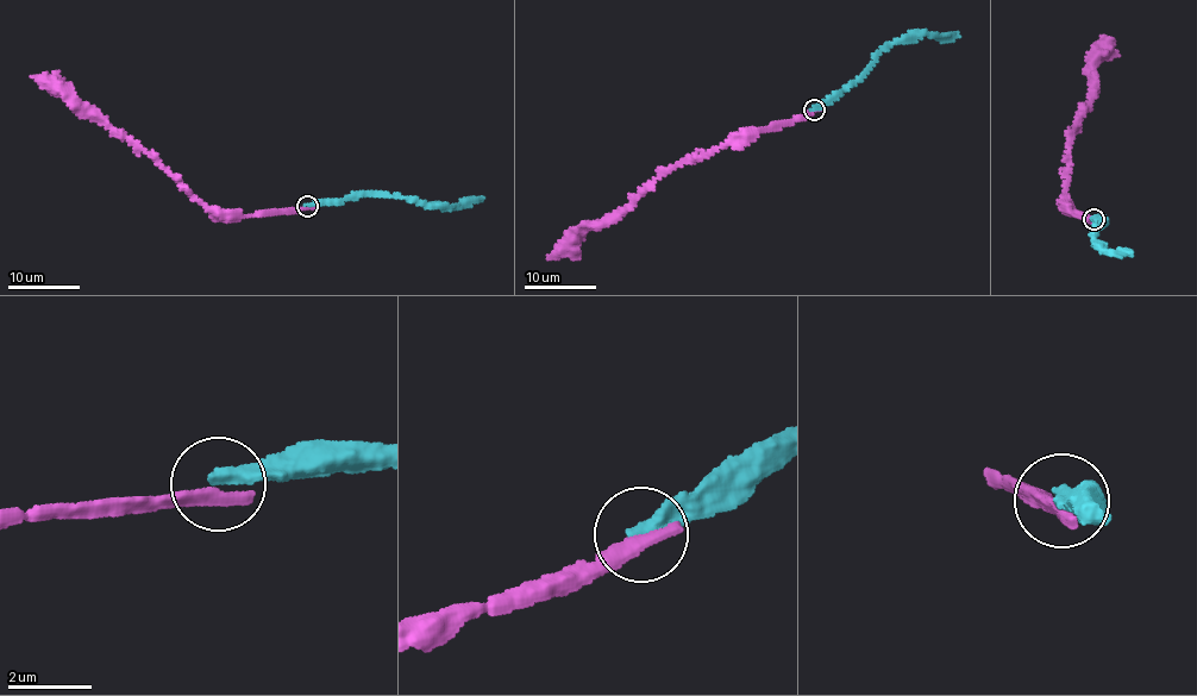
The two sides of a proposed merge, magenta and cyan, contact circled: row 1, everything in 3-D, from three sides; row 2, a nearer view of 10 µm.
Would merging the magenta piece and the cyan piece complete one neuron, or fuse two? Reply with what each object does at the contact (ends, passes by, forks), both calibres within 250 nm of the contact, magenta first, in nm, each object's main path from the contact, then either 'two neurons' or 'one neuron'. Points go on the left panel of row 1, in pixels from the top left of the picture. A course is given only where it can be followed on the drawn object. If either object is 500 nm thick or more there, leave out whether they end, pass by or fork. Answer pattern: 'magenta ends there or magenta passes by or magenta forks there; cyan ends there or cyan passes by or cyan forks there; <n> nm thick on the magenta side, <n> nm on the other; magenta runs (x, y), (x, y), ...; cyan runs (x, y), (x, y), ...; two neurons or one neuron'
magenta ends there; cyan ends there; 380 nm thick on the magenta side, 360 nm on the other; magenta runs (307, 207), (226, 218), (187, 192), (175, 176), (96, 117), (30, 75); cyan runs (307, 206), (367, 194), (403, 196), (422, 205), (438, 204), (447, 207), (483, 198); two neurons

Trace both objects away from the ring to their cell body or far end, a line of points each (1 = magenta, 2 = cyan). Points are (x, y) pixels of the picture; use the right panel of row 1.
1: (1094, 220), (1061, 208), (1066, 157), (1075, 126), (1086, 112), (1092, 87), (1090, 77), (1103, 36)
2: (1094, 219), (1107, 221), (1097, 229), (1096, 242), (1105, 245), (1104, 250), (1132, 254)

